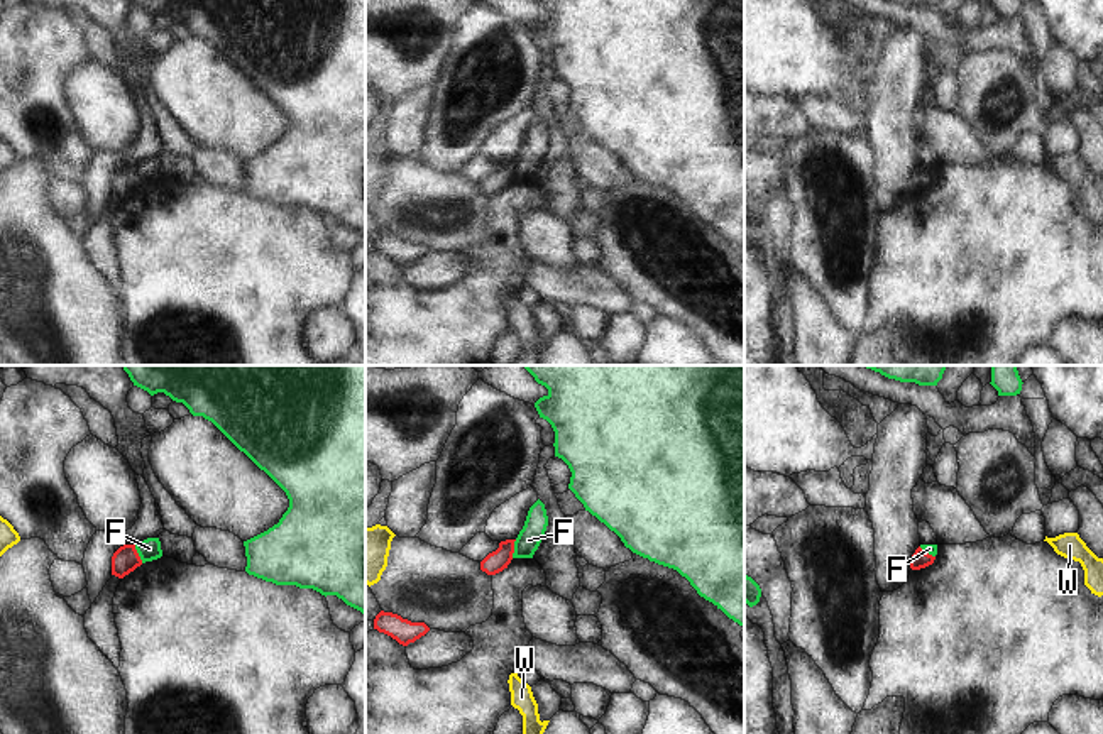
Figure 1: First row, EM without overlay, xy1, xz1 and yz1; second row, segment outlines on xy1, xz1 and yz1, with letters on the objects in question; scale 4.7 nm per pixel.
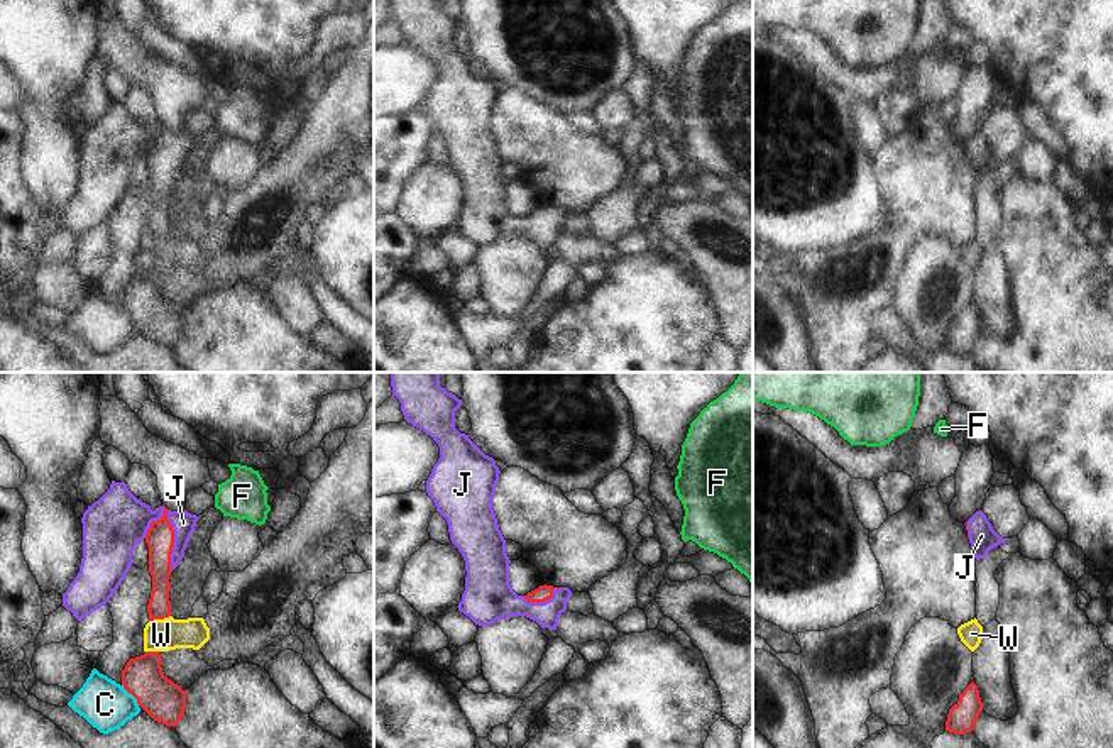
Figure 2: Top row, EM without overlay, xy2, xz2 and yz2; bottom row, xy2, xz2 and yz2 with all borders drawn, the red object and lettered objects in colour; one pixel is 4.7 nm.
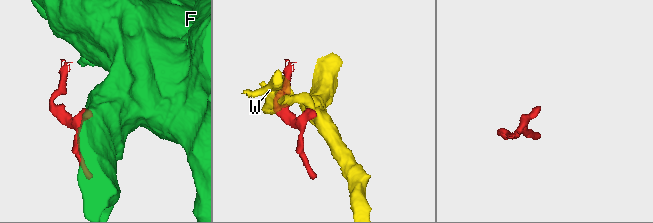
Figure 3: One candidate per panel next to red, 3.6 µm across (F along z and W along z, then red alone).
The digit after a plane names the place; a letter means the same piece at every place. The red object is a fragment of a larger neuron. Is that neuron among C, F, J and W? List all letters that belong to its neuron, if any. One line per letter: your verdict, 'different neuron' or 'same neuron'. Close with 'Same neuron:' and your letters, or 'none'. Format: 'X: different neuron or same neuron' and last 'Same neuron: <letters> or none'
C: different neuron
F: different neuron
J: same neuron
W: different neuron
Same neuron: J

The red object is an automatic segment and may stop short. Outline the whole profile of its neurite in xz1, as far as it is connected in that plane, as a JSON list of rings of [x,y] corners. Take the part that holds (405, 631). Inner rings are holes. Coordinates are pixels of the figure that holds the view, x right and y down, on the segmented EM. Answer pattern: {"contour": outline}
{"contour": [[[381,611],[374,619],[374,629],[384,633],[396,639],[399,644],[408,646],[421,636],[425,636],[430,627],[425,622],[411,622],[398,614]]]}

